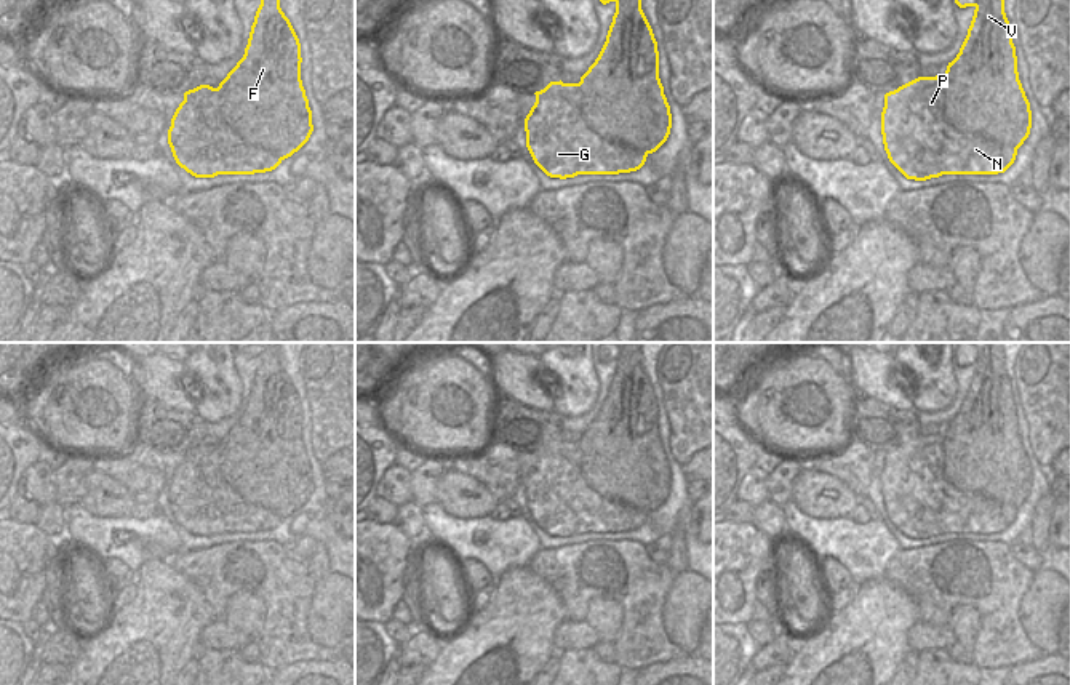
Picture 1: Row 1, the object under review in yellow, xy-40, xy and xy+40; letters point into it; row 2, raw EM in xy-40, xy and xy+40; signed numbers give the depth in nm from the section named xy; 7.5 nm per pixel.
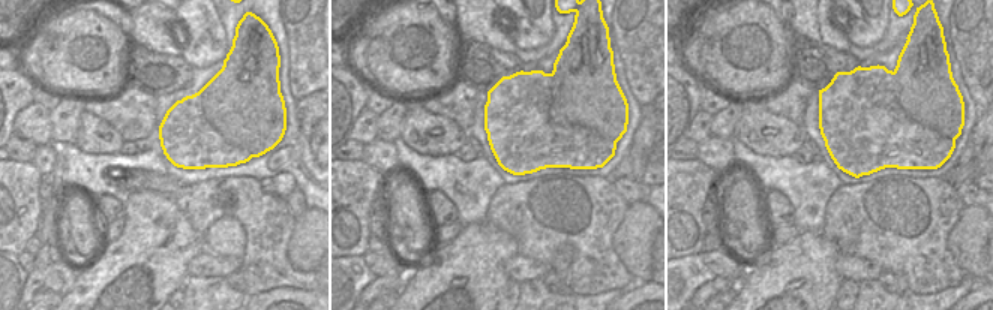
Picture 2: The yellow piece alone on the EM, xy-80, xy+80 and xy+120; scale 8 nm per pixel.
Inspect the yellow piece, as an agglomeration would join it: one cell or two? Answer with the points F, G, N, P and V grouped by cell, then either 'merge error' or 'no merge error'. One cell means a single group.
groups F V / G N P; merge error

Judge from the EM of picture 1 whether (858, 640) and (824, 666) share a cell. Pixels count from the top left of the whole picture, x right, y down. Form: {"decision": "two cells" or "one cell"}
{"decision": "one cell"}

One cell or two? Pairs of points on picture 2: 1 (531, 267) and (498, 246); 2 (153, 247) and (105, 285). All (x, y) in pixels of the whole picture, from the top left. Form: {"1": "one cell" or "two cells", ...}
{"1": "two cells", "2": "one cell"}

